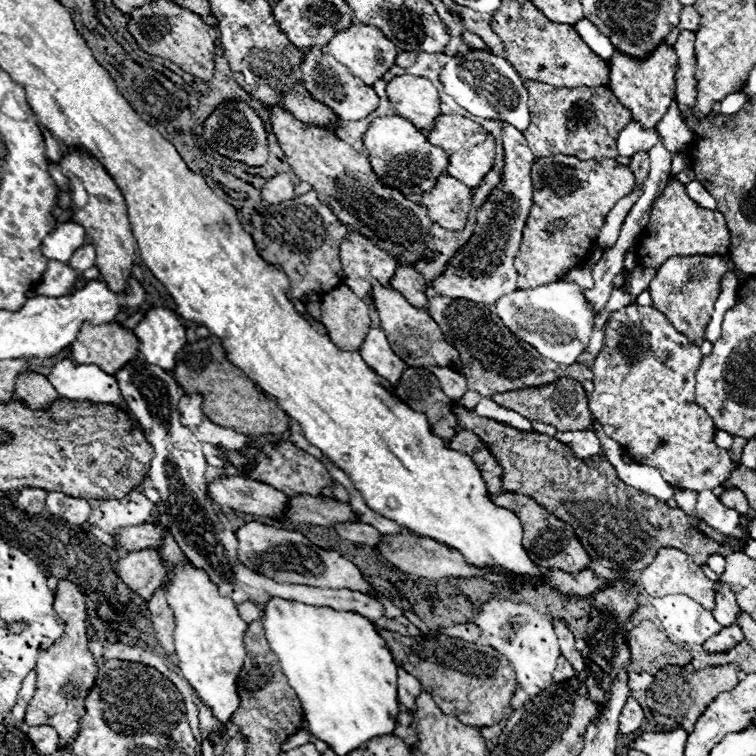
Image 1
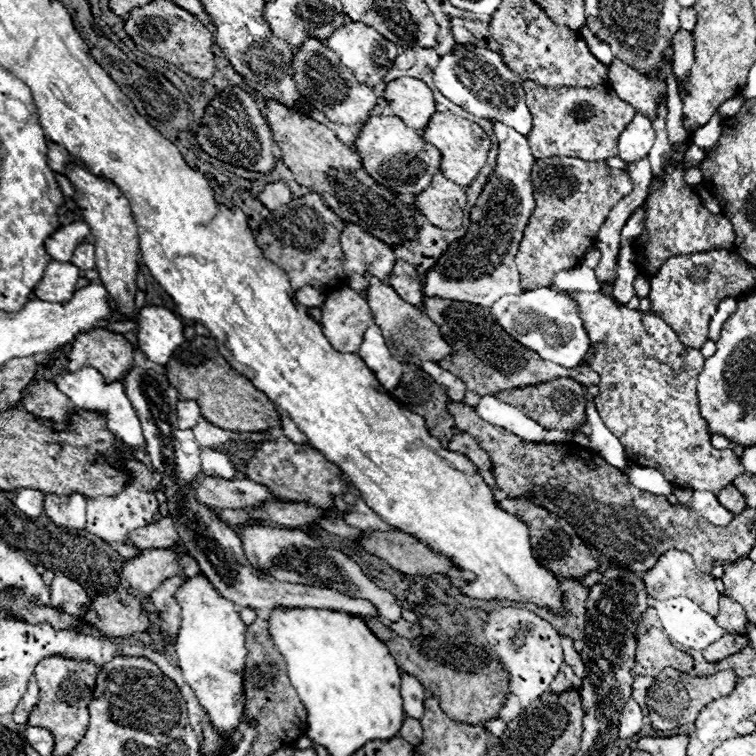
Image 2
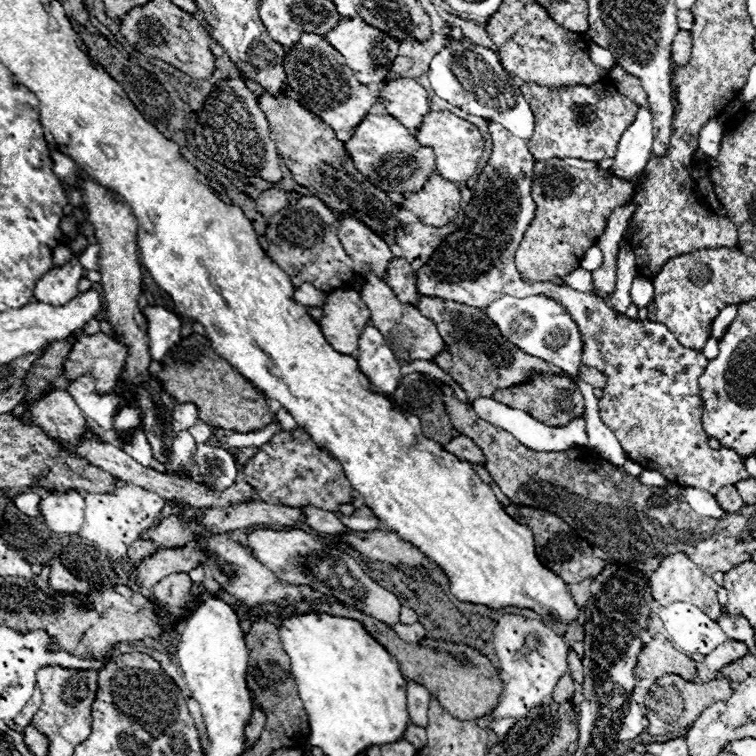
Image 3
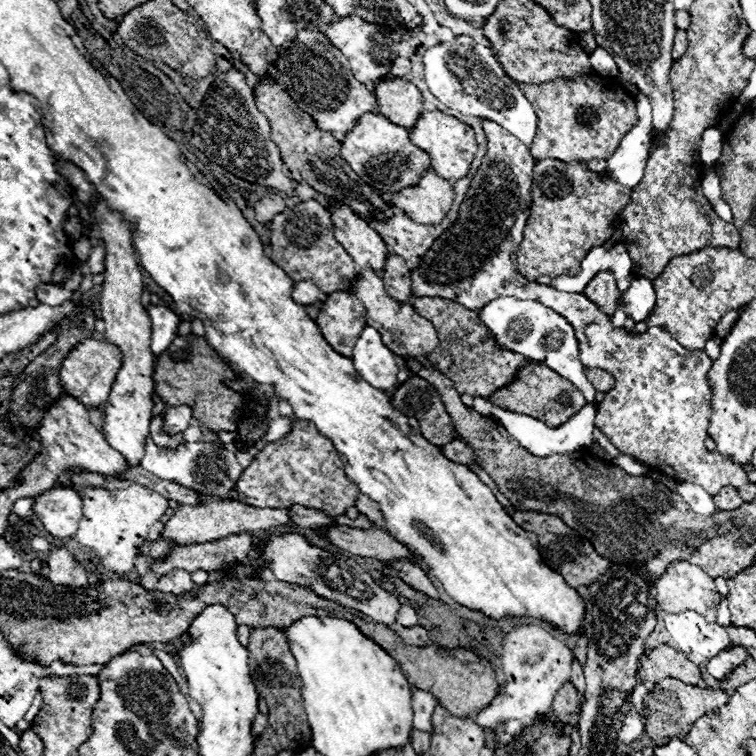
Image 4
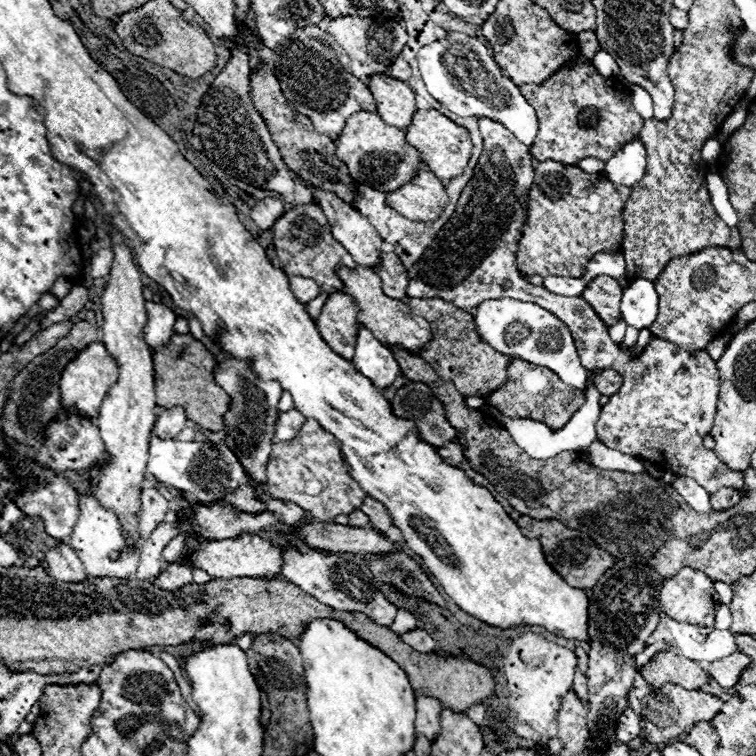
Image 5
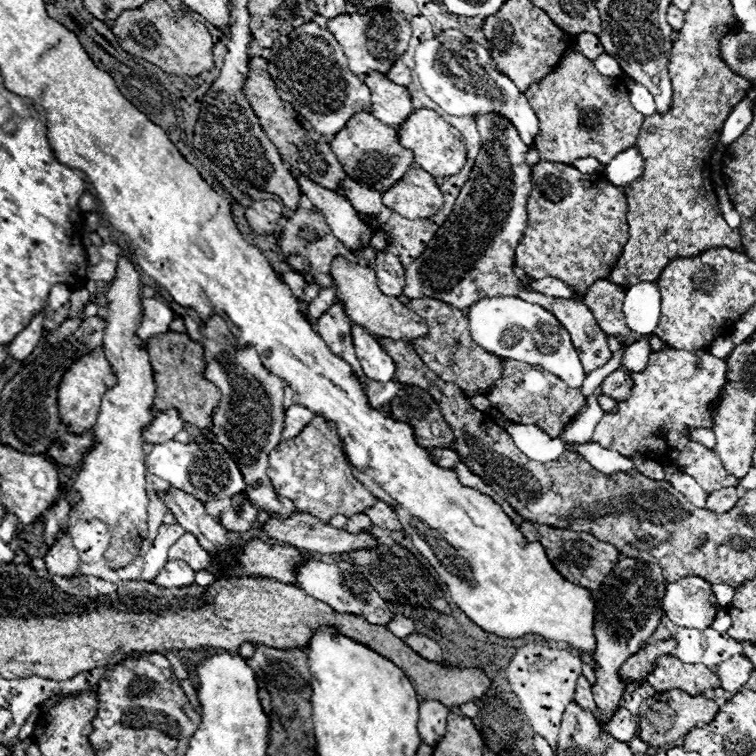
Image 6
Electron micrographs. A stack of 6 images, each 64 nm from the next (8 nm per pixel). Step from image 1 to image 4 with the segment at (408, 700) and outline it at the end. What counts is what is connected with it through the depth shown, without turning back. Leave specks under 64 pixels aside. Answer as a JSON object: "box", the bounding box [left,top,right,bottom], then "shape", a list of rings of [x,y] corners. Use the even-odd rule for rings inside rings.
{"box":[412,688,438,732],"shape":[[[412,688],[412,710],[414,710],[412,726],[416,730],[432,732],[432,712],[434,712],[436,702],[438,700],[430,692],[422,692],[418,688]]]}

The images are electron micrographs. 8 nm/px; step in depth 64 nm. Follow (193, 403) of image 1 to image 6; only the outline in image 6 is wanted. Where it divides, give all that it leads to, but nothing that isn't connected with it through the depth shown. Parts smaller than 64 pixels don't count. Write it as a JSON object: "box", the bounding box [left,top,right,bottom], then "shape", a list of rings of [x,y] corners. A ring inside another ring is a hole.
{"box":[142,408,184,444],"shape":[[[176,408],[158,412],[154,416],[154,422],[150,424],[150,428],[146,428],[146,432],[142,434],[146,444],[156,444],[156,442],[166,442],[172,440],[180,430],[184,428],[184,420],[180,418]]]}

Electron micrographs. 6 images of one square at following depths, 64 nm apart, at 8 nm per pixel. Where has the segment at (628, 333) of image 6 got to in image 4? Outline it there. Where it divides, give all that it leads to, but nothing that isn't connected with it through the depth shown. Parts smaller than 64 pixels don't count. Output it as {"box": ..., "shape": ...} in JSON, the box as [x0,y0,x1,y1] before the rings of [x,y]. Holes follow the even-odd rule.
{"box":[584,272,618,314],"shape":[[[598,272],[584,288],[584,294],[590,296],[590,300],[594,300],[606,314],[614,314],[618,288],[612,272]]]}

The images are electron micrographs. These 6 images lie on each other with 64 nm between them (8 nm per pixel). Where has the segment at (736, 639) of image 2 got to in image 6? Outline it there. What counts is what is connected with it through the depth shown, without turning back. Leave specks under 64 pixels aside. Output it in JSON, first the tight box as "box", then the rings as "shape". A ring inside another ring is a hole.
{"box":[714,654,752,692],"shape":[[[742,654],[732,656],[730,660],[718,664],[714,670],[714,674],[720,678],[720,686],[728,692],[738,692],[746,684],[750,672],[752,672],[752,664]]]}

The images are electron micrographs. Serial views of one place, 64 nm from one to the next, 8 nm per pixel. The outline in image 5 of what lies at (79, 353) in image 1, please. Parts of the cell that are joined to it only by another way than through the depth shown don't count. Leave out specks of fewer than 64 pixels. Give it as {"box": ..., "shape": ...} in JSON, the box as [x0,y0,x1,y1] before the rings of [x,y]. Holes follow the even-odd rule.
{"box":[60,342,118,418],"shape":[[[94,342],[88,348],[84,348],[74,360],[66,364],[60,376],[60,392],[62,392],[62,404],[64,408],[78,408],[90,418],[96,418],[98,408],[102,406],[102,400],[108,394],[108,388],[116,382],[118,378],[118,364],[116,360],[108,354],[106,346],[102,342]]]}

